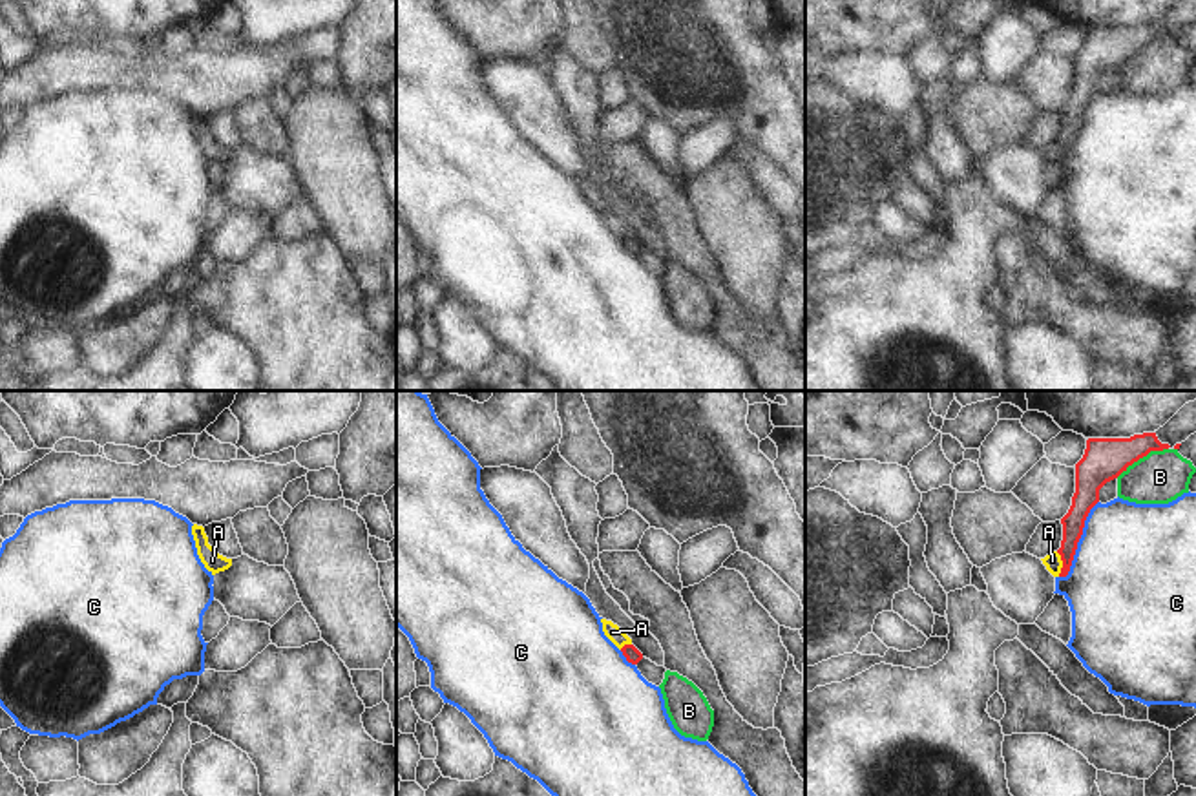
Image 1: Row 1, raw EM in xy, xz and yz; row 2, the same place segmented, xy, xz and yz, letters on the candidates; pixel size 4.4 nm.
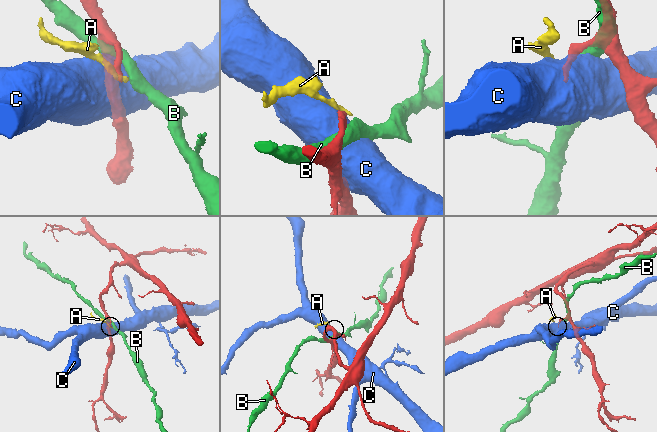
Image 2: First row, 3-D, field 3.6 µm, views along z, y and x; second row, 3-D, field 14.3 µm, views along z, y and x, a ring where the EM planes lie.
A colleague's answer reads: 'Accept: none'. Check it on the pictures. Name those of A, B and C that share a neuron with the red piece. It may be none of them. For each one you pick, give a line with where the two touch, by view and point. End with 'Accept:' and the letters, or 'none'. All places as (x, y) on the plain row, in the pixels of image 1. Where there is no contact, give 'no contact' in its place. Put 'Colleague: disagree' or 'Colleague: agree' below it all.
Accept: none
Colleague: agree

